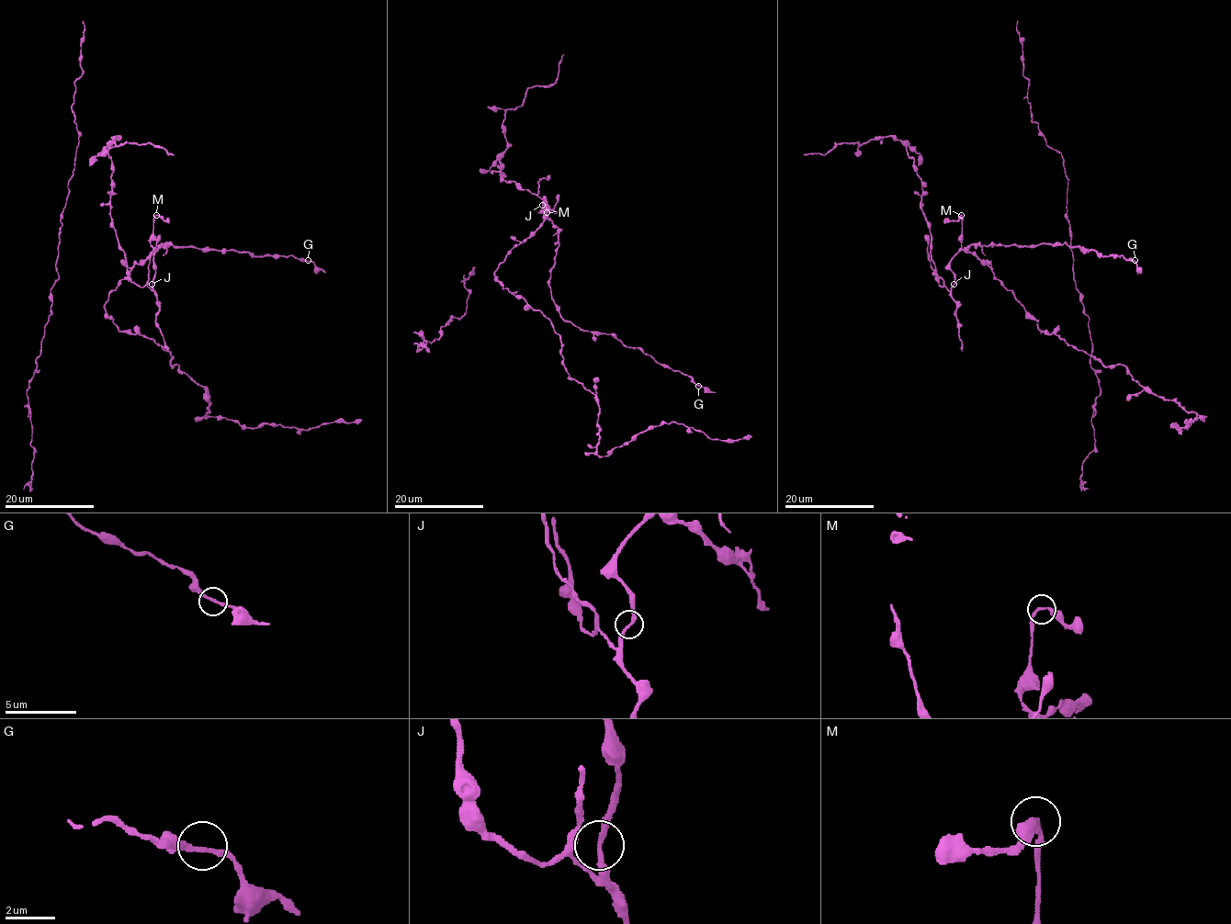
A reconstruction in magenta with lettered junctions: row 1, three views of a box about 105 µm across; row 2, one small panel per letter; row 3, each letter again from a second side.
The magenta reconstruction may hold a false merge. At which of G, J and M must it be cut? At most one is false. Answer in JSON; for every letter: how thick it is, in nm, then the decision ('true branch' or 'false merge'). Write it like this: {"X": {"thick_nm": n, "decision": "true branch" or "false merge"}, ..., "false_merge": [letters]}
{"G": {"thick_nm": 200, "decision": "true branch"}, "J": {"thick_nm": 220, "decision": "true branch"}, "M": {"thick_nm": 200, "decision": "true branch"}, "false_merge": []}

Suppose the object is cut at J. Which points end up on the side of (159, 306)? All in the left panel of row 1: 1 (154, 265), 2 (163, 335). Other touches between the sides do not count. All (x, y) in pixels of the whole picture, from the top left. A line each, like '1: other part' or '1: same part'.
1: other part
2: same part

